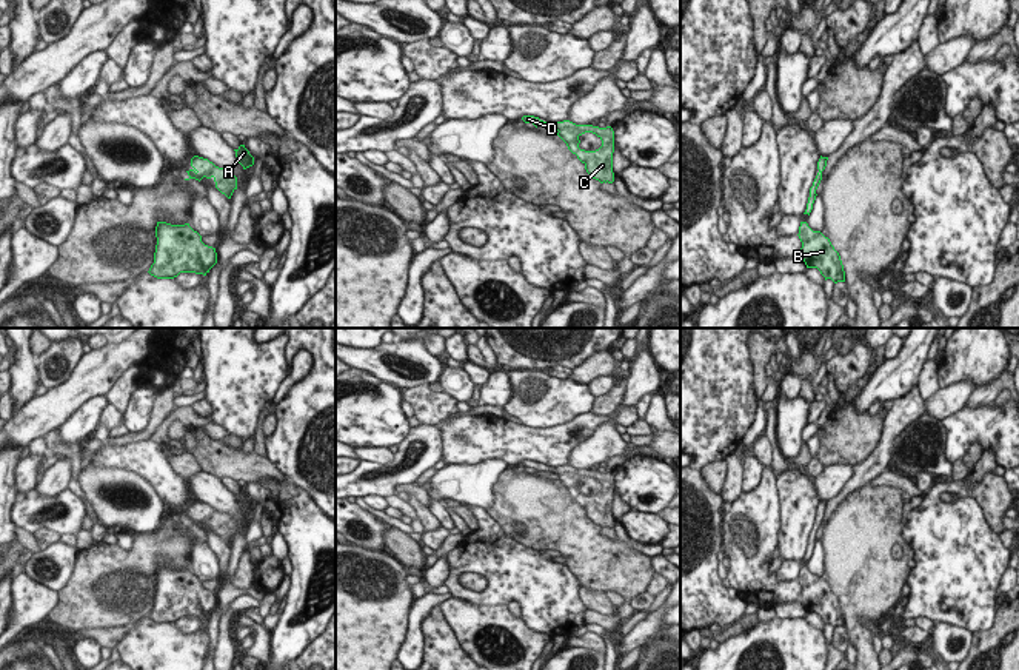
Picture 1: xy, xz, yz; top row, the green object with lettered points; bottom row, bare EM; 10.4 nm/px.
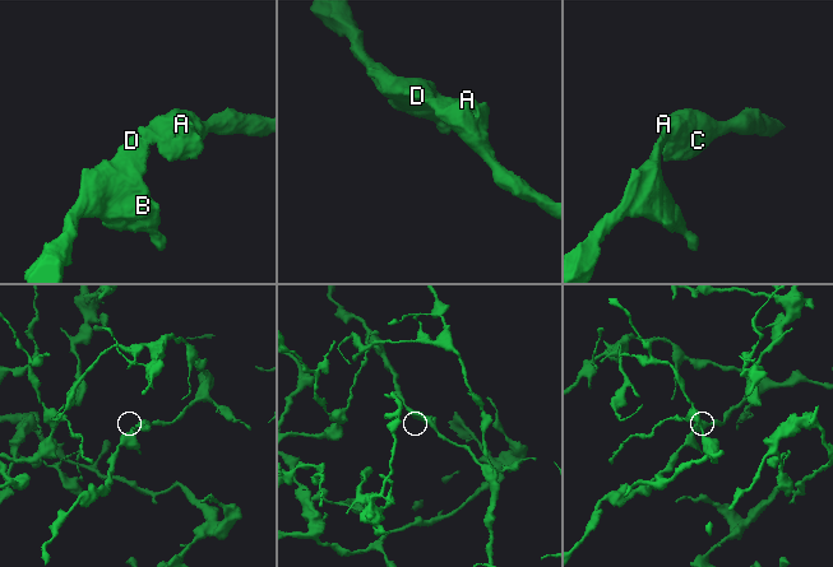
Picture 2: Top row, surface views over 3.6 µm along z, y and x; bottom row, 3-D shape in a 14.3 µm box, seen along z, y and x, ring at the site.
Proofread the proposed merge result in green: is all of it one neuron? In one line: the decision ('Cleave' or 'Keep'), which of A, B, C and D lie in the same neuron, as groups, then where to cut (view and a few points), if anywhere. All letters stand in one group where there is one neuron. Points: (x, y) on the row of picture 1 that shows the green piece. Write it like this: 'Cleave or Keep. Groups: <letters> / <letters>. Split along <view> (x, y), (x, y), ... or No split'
Keep. Groups: A B C D. No split.

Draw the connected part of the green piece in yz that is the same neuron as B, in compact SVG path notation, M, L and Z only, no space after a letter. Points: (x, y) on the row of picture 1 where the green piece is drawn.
M800 222L797 236L802 242L797 256L804 259L807 268L817 268L825 280L831 279L834 283L845 282L840 256L828 237L820 231L813 231L807 222Z

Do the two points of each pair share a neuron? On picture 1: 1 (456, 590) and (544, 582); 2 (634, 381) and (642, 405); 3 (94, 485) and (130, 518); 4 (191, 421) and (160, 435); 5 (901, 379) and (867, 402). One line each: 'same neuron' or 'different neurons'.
1: same neuron
2: different neurons
3: same neuron
4: same neuron
5: same neuron

